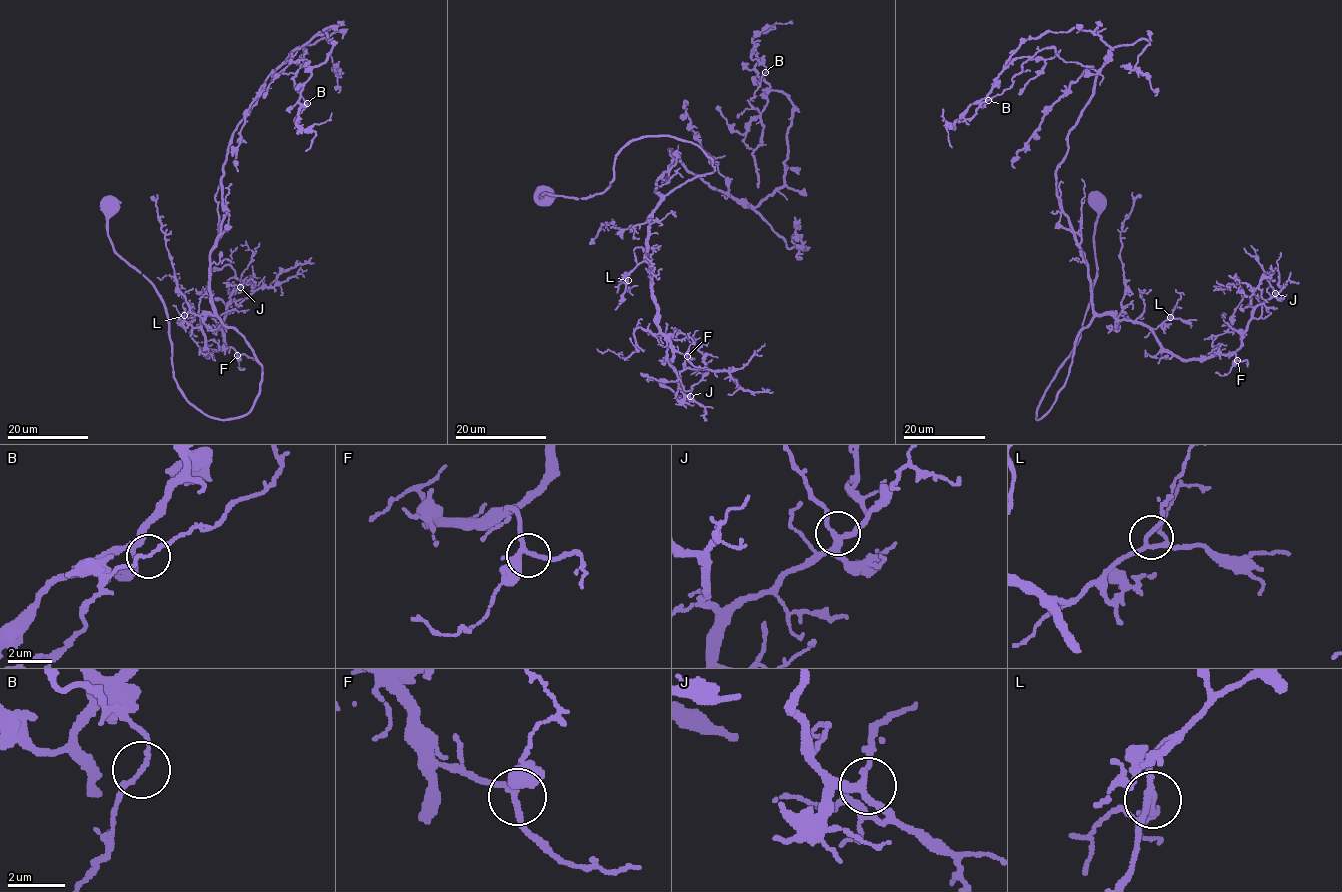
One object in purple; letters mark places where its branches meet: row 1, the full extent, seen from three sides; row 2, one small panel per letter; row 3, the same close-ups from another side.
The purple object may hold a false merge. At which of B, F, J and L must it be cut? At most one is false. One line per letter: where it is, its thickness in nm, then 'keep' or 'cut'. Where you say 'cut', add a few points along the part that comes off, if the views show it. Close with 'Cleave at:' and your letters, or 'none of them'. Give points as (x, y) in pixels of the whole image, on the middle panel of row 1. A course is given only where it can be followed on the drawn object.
B: at (765, 72); 140 nm thick; cut; foreign part runs (765, 72), (749, 103), (761, 114), (762, 142), (753, 155), (757, 187)
F: at (687, 356); 220 nm thick; keep
J: at (690, 396); 240 nm thick; keep
L: at (628, 280); 170 nm thick; keep
Cleave at: B

